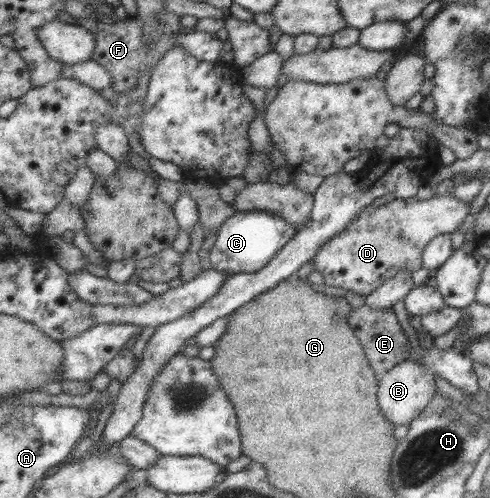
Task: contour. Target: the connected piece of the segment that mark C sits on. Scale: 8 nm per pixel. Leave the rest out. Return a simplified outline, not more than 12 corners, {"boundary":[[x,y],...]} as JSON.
{"boundary":[[241,211],[216,230],[211,269],[252,273],[298,231]]}

